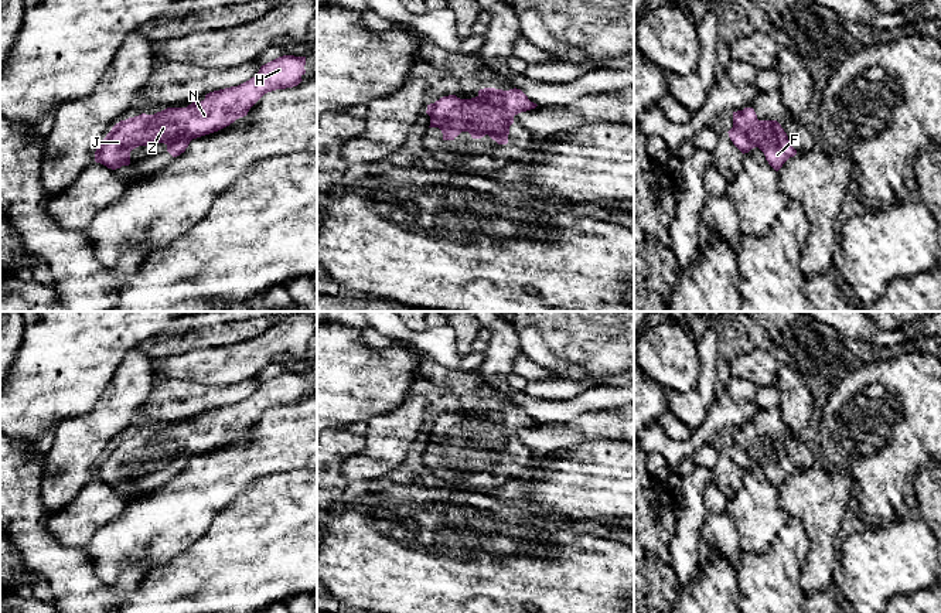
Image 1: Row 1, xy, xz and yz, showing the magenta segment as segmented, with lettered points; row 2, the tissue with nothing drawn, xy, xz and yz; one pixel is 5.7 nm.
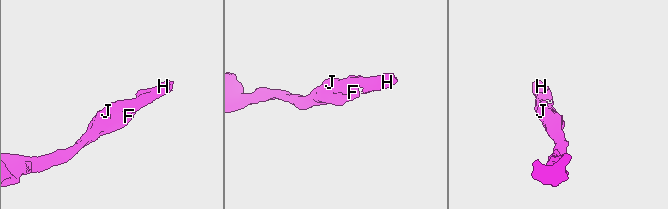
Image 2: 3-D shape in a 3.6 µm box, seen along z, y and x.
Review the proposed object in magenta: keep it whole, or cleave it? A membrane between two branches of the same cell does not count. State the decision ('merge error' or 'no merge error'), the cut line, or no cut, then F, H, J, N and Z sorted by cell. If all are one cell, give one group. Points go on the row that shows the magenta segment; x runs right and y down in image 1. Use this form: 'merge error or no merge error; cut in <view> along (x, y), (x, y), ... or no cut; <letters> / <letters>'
no merge error; no cut; F H J N Z

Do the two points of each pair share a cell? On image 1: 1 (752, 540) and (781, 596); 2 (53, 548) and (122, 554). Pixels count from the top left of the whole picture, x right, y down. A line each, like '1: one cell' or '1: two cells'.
1: two cells
2: two cells

